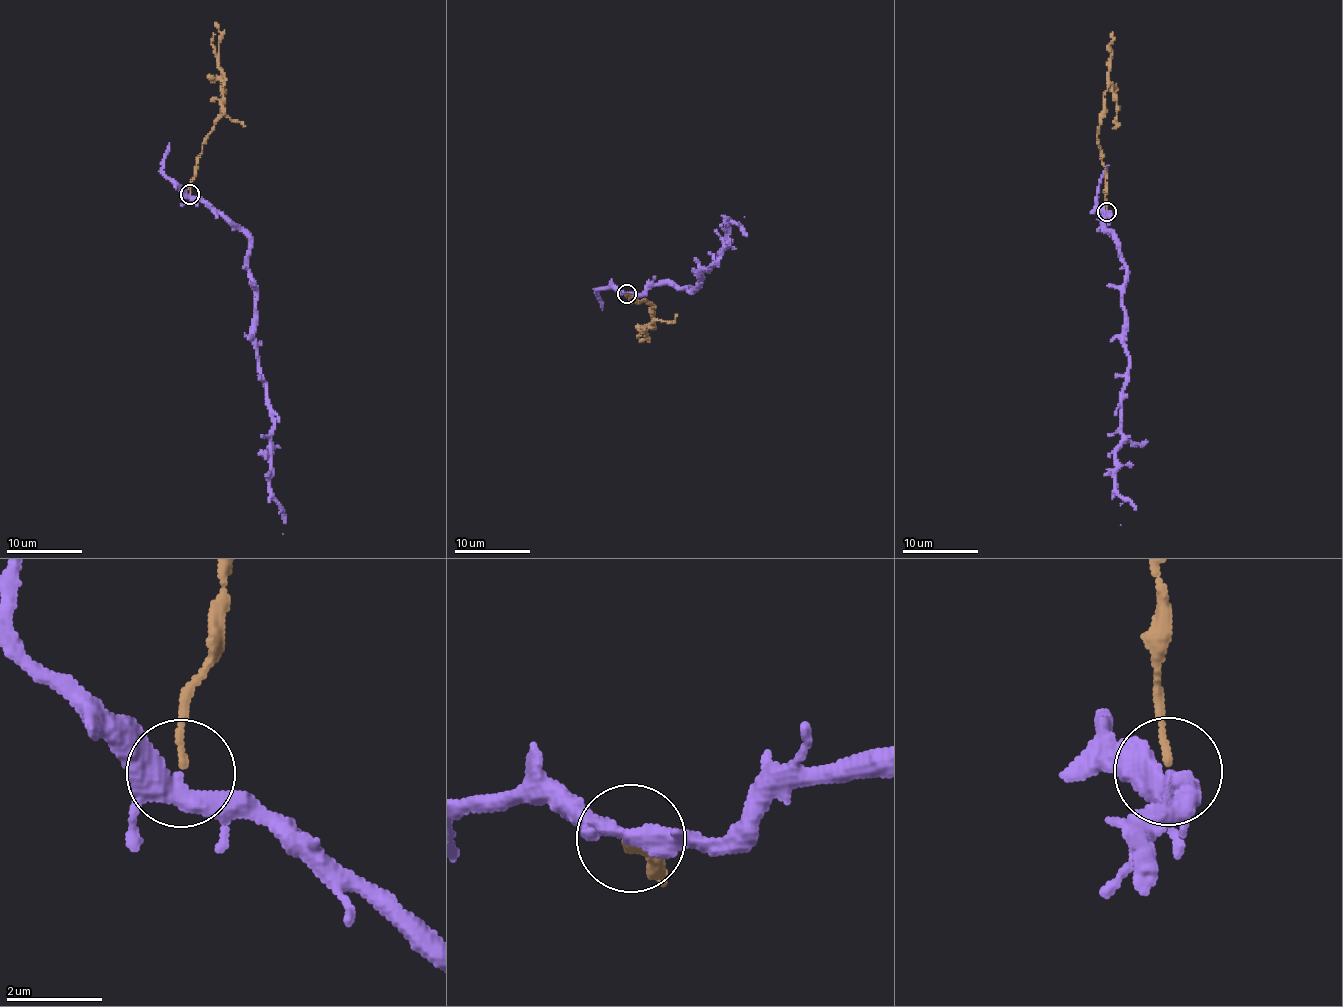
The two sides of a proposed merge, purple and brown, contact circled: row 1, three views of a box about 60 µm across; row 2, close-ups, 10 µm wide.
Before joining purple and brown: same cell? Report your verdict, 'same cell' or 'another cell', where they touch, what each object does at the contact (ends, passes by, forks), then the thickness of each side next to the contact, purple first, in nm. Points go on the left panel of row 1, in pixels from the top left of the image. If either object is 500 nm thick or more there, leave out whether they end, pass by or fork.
another cell; place (190, 194); purple forks; brown ends; calibres 340 and 130 nm

